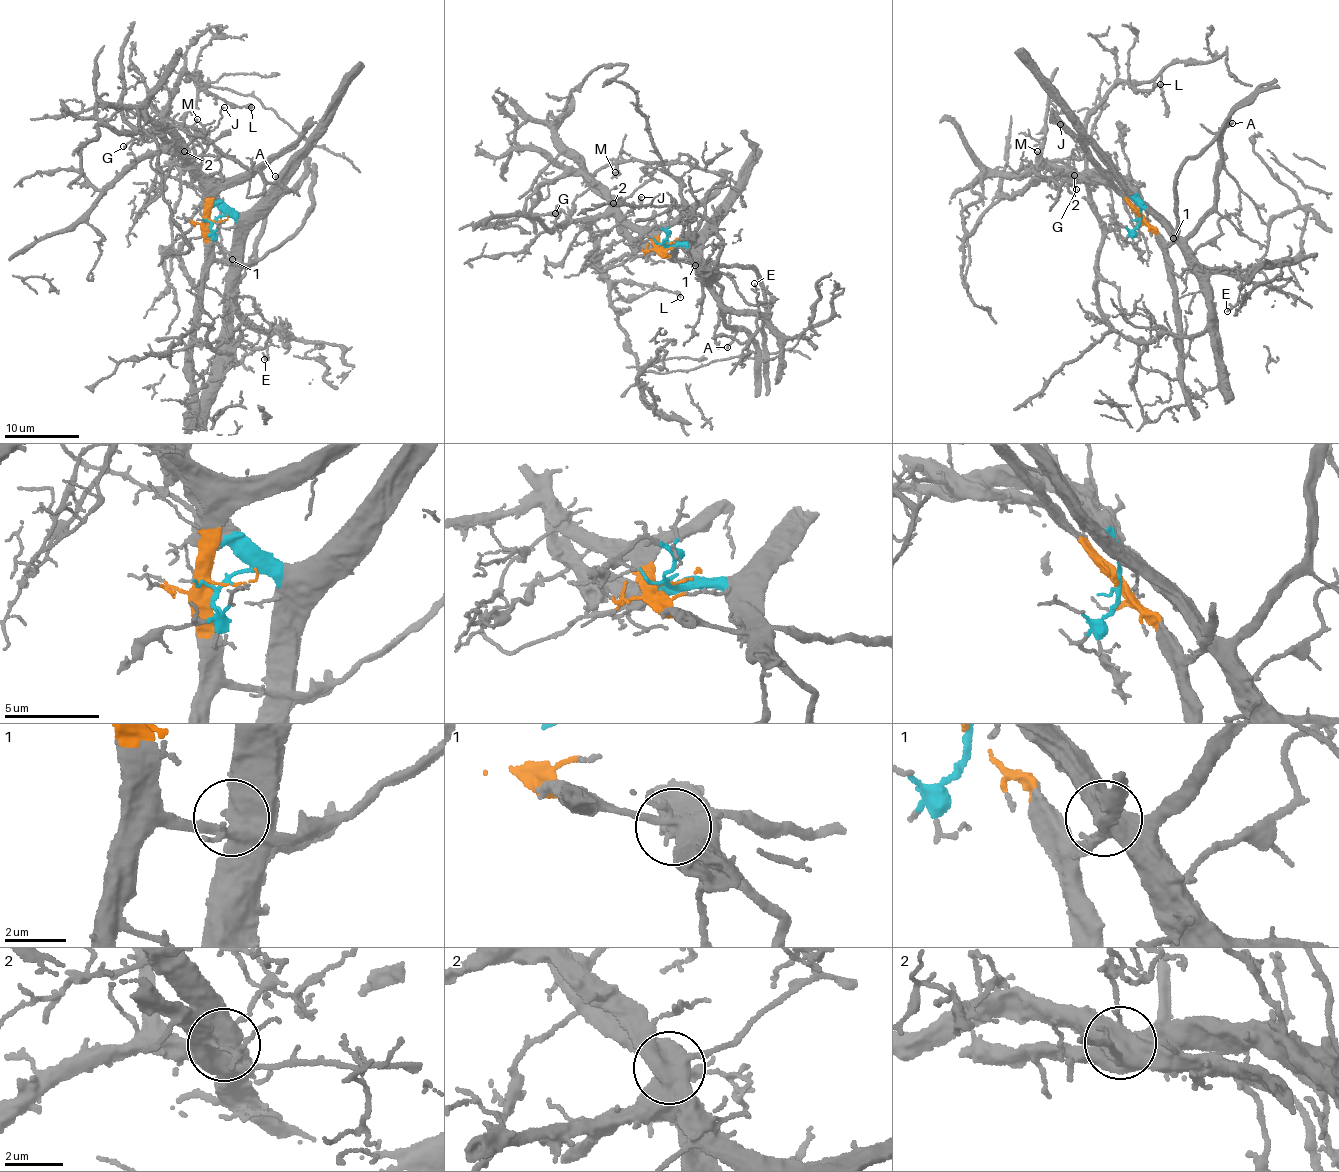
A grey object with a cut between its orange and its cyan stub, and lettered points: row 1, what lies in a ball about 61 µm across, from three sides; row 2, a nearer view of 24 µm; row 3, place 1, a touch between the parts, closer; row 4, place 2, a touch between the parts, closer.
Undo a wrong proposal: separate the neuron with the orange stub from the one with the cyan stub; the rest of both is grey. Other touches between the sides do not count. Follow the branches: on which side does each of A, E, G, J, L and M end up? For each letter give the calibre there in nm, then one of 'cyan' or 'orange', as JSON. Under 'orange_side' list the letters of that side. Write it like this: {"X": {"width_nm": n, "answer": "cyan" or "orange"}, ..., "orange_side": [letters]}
{"A": {"width_nm": 190, "answer": "cyan"}, "E": {"width_nm": 80, "answer": "cyan"}, "G": {"width_nm": 140, "answer": "orange"}, "J": {"width_nm": 110, "answer": "orange"}, "L": {"width_nm": 360, "answer": "cyan"}, "M": {"width_nm": 120, "answer": "orange"}, "orange_side": ["G", "J", "M"]}

